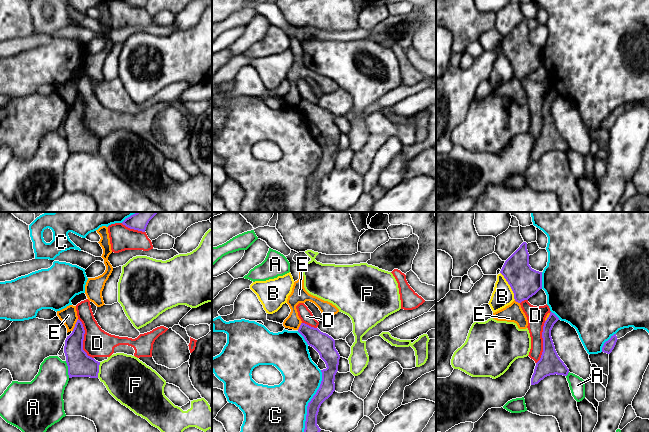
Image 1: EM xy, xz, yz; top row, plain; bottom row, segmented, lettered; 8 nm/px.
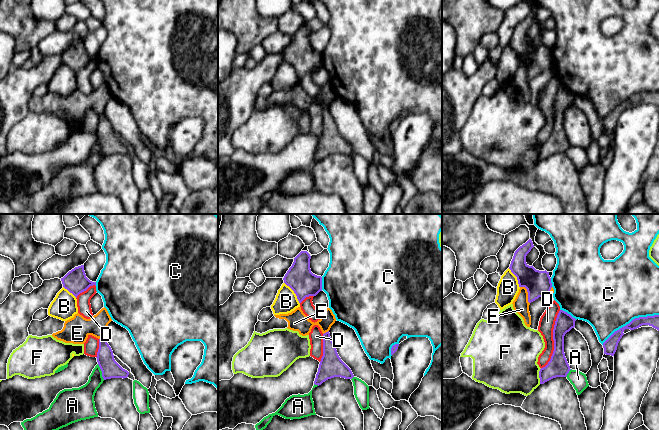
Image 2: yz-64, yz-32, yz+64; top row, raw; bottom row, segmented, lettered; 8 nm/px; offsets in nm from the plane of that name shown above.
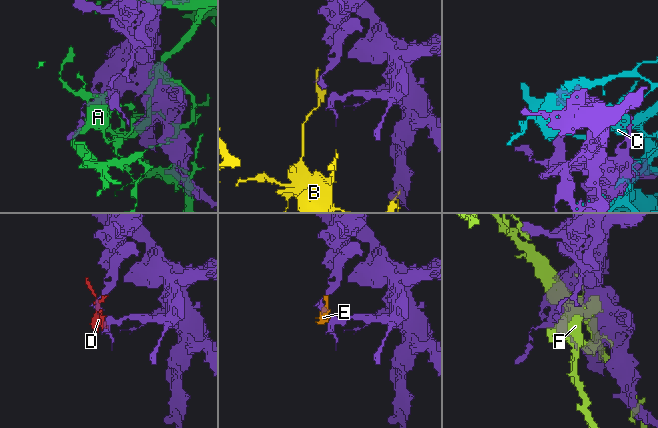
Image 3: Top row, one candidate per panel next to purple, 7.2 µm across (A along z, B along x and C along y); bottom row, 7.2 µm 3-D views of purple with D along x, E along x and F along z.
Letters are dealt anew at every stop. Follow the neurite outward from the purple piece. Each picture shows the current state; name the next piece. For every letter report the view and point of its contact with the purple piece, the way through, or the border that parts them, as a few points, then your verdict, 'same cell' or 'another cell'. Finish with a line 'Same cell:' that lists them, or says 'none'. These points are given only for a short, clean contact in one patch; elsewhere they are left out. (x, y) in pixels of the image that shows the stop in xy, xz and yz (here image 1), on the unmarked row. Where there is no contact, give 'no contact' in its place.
A: xy (68, 145) | another cell
B: yz (510, 62) | another cell
C: xz (308, 179) | another cell
D: xy (83, 115) | another cell
E: xy (75, 101) | another cell
F: xy (98, 146) | another cell
Same cell: none

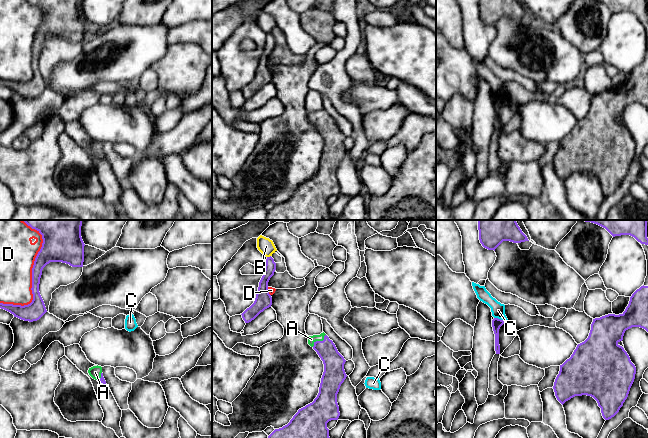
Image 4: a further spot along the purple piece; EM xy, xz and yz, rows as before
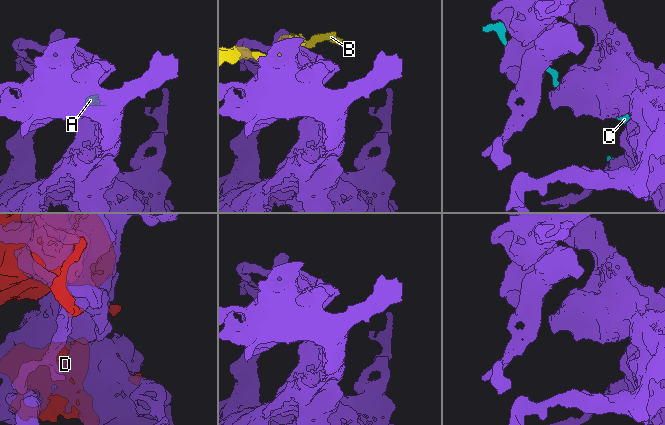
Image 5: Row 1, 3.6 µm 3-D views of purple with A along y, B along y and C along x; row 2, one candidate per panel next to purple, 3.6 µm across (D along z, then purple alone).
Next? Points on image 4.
A: xz (319, 117) | across xz (333, 137), (319, 117), (311, 115) | same cell
B: xz (268, 33) | another cell
C: yz (500, 95) | another cell
D: xy (32, 51) | another cell
Same cell: A

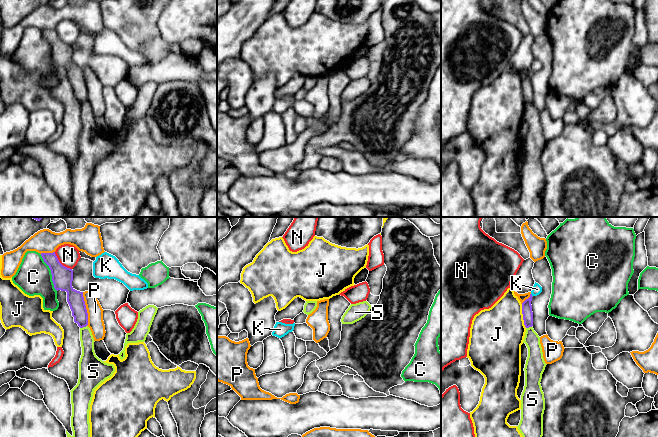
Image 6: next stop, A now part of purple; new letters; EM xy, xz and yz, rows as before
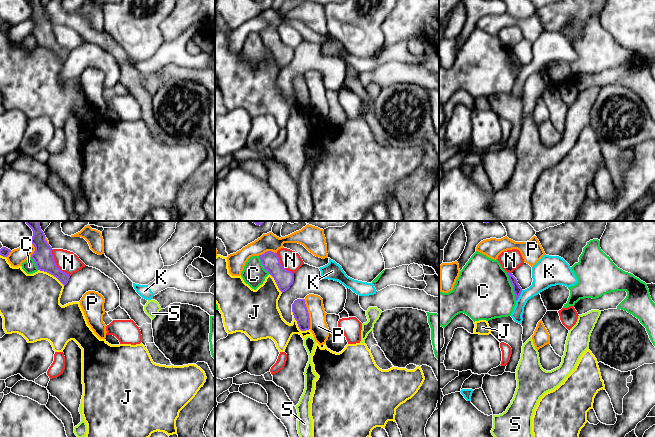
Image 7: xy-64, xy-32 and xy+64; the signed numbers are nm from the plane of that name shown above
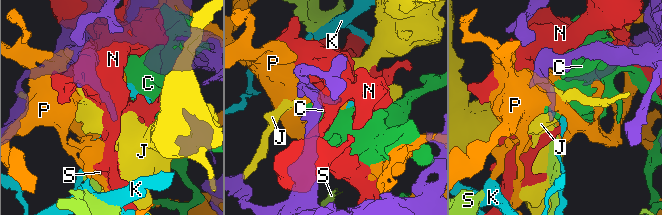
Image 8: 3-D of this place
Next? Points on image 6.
C: xy (51, 48) | another cell
J: yz (523, 92) | another cell
K: yz (531, 71) | another cell
N: xy (60, 39) | another cell
P: xy (86, 85) | another cell
S: xy (83, 102) | along xy (86, 101), (80, 104) | another cell
Same cell: none

